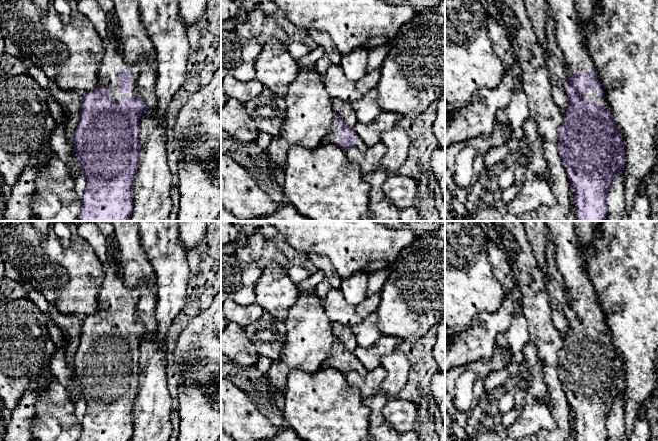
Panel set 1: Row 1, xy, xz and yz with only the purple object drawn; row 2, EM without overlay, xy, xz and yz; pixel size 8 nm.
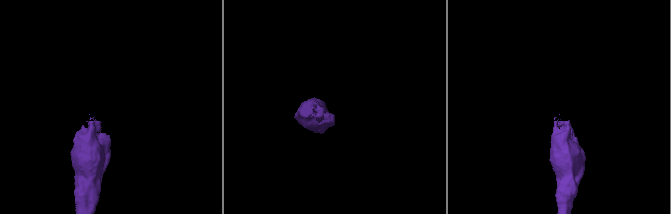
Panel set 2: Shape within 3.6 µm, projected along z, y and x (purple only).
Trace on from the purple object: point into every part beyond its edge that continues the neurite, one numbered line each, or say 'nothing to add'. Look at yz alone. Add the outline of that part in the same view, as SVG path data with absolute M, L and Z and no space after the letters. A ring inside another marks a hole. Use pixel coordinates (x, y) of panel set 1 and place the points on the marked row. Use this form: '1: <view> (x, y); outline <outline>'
1: yz (593, 94); outline M594 89L585 94L587 100L593 100L595 104L601 104L603 107L607 106L604 96L598 96L598 90Z

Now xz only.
1: xz (332, 137); outline M333 122L332 125L333 129L321 140L320 145L337 145L341 140L341 137L337 134L337 131L341 129L342 124L338 122Z

